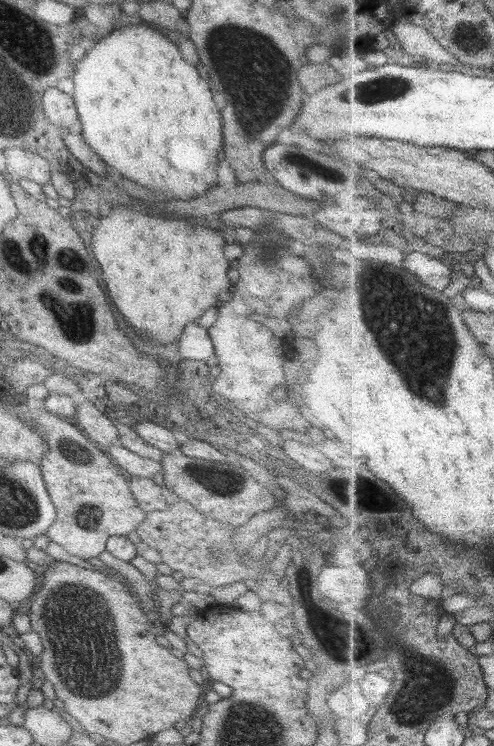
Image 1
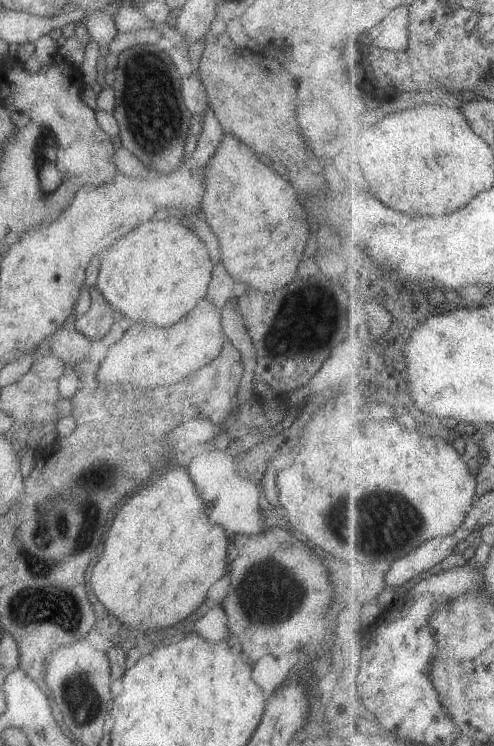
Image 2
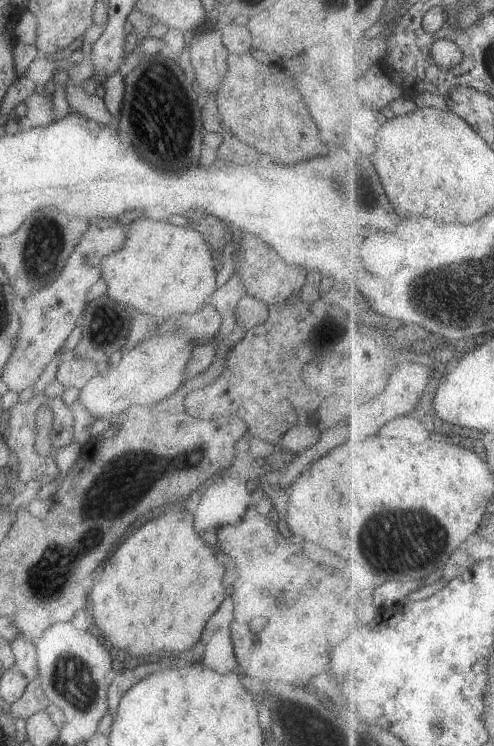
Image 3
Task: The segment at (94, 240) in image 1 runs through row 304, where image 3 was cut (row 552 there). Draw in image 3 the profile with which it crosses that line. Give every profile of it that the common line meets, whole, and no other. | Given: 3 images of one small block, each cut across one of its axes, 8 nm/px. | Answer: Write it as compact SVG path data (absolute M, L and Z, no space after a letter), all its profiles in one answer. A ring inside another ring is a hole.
M188 505L171 507L169 514L161 516L159 520L151 520L139 530L135 530L123 544L115 547L108 557L101 584L93 586L93 594L89 598L93 604L91 626L99 628L103 638L113 648L125 650L131 656L189 650L199 640L207 618L219 608L225 596L225 588L221 582L224 567L221 568L222 564L215 560L209 546L205 546L201 538L193 534L191 514L187 514L191 508L192 506Z

